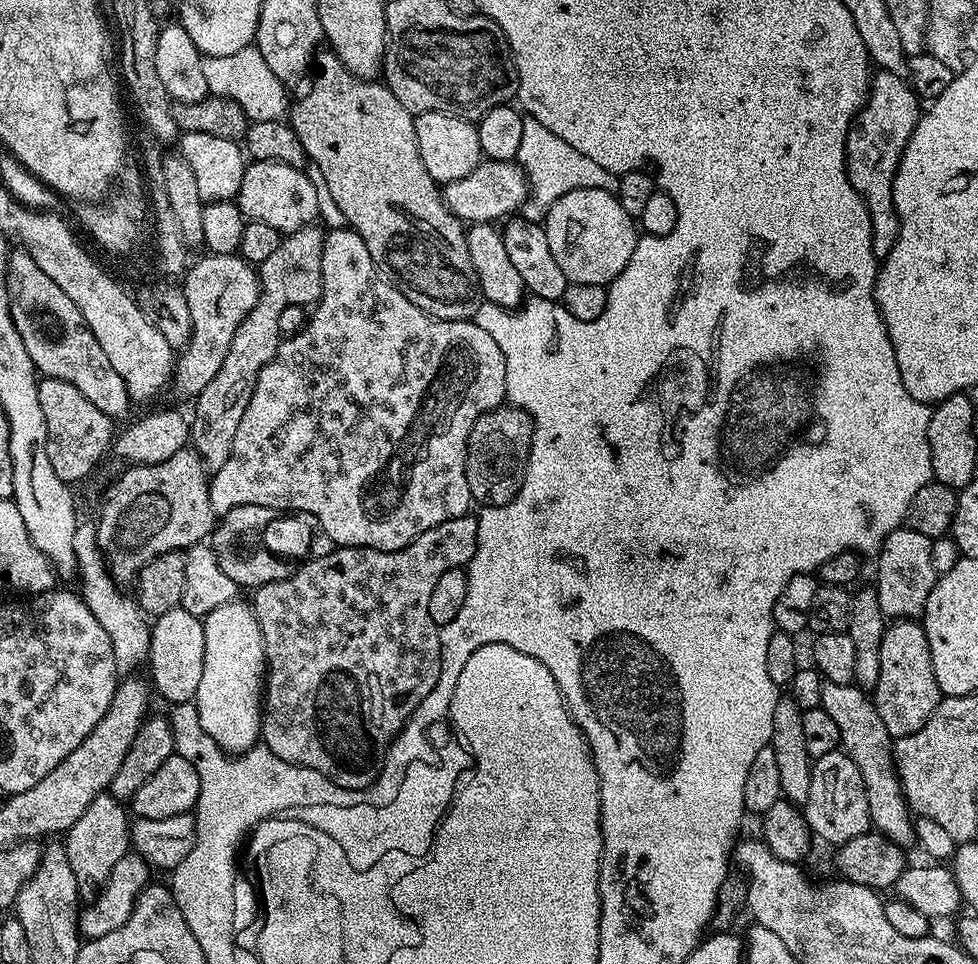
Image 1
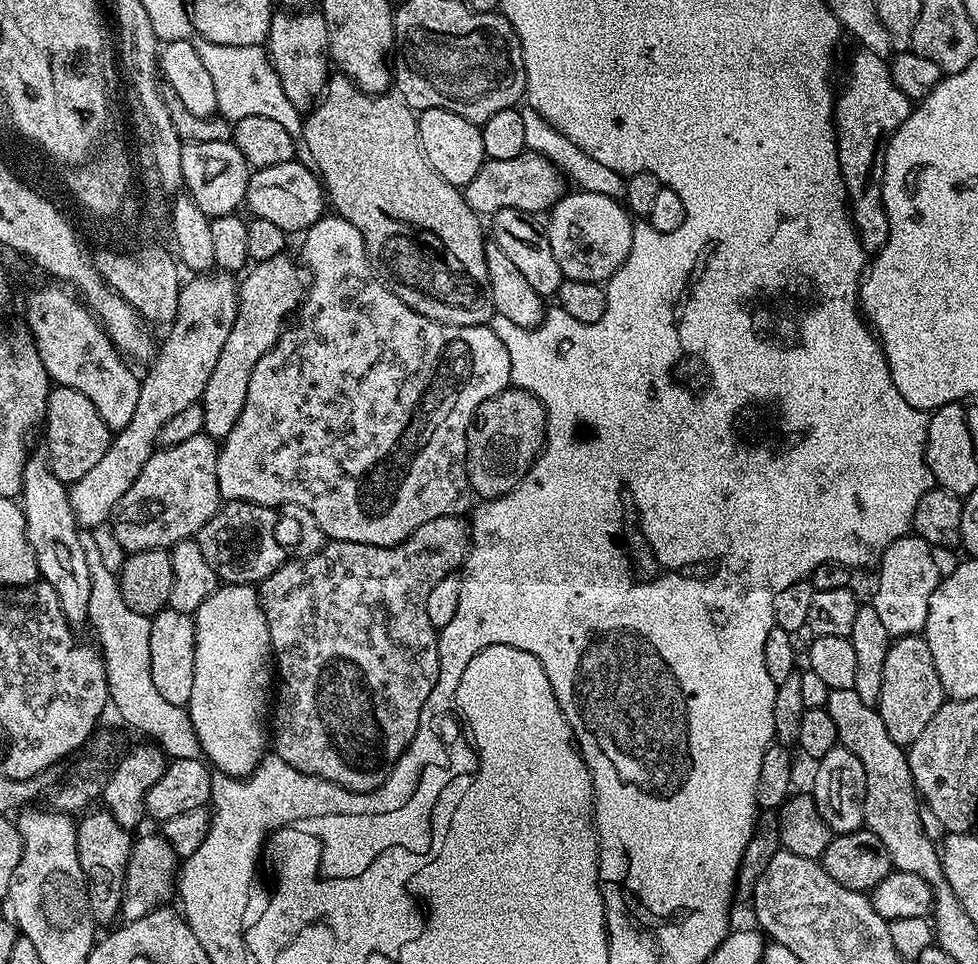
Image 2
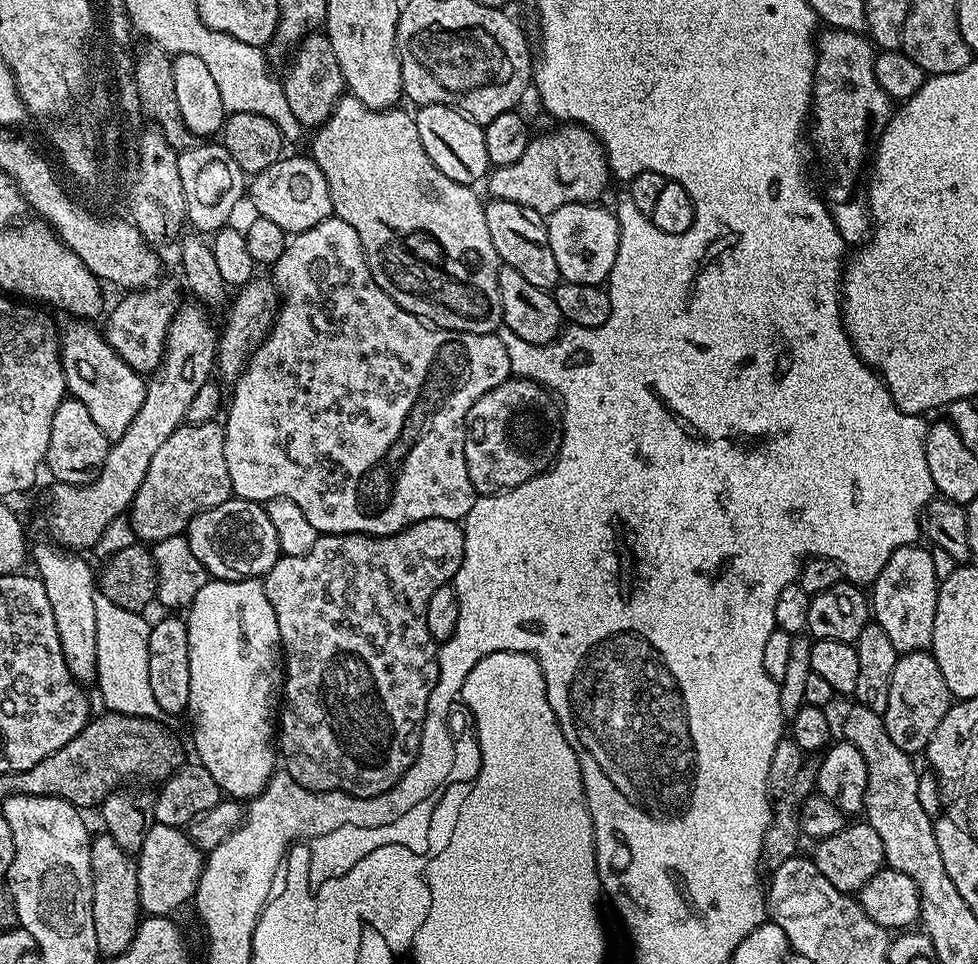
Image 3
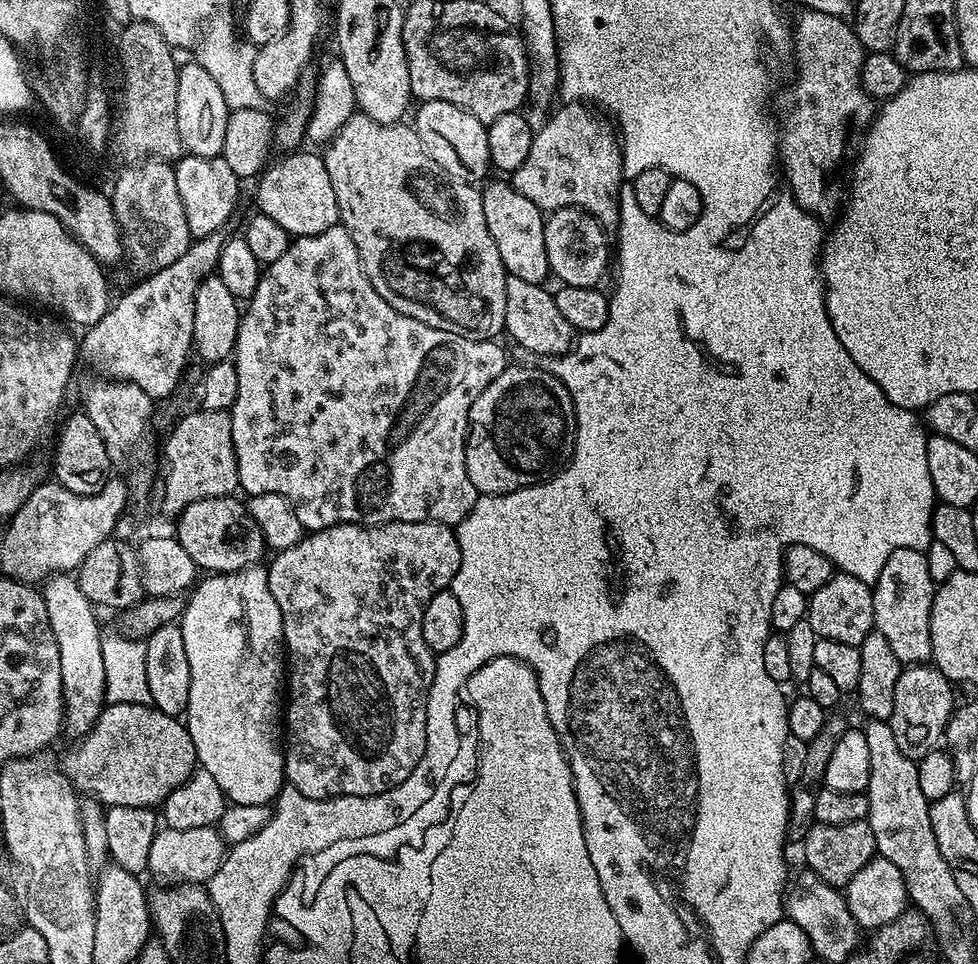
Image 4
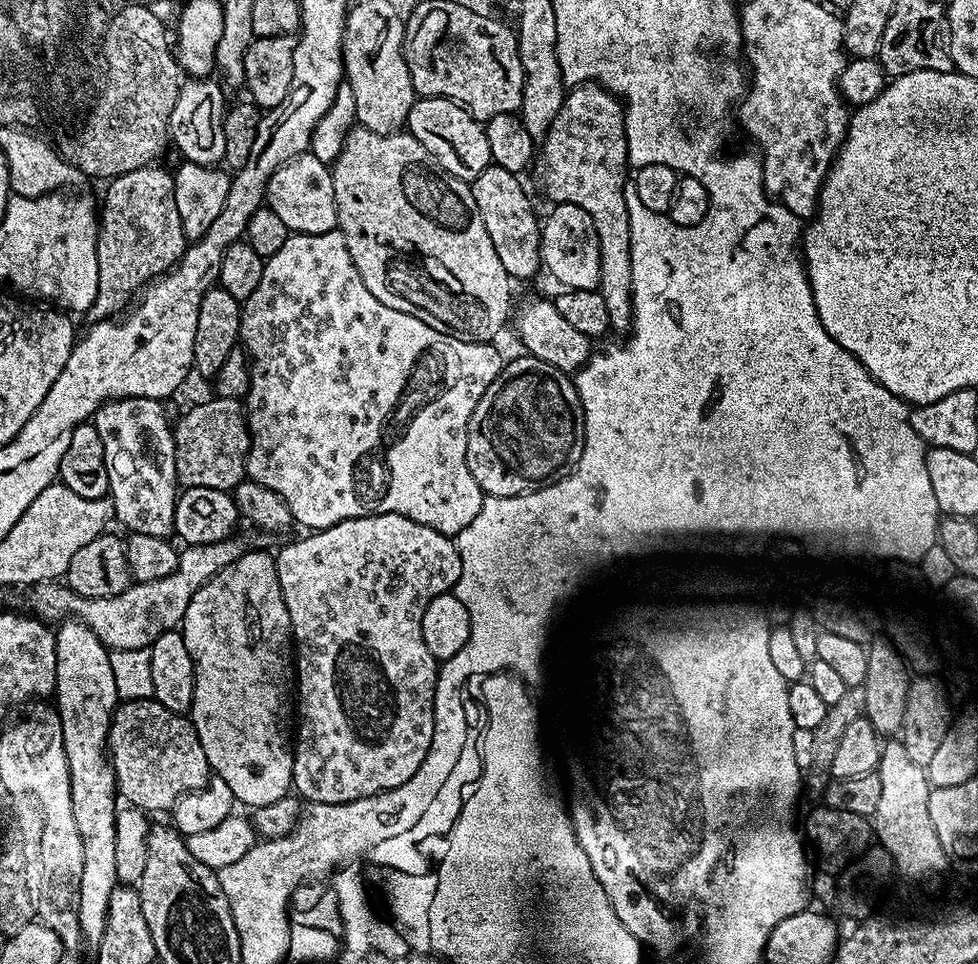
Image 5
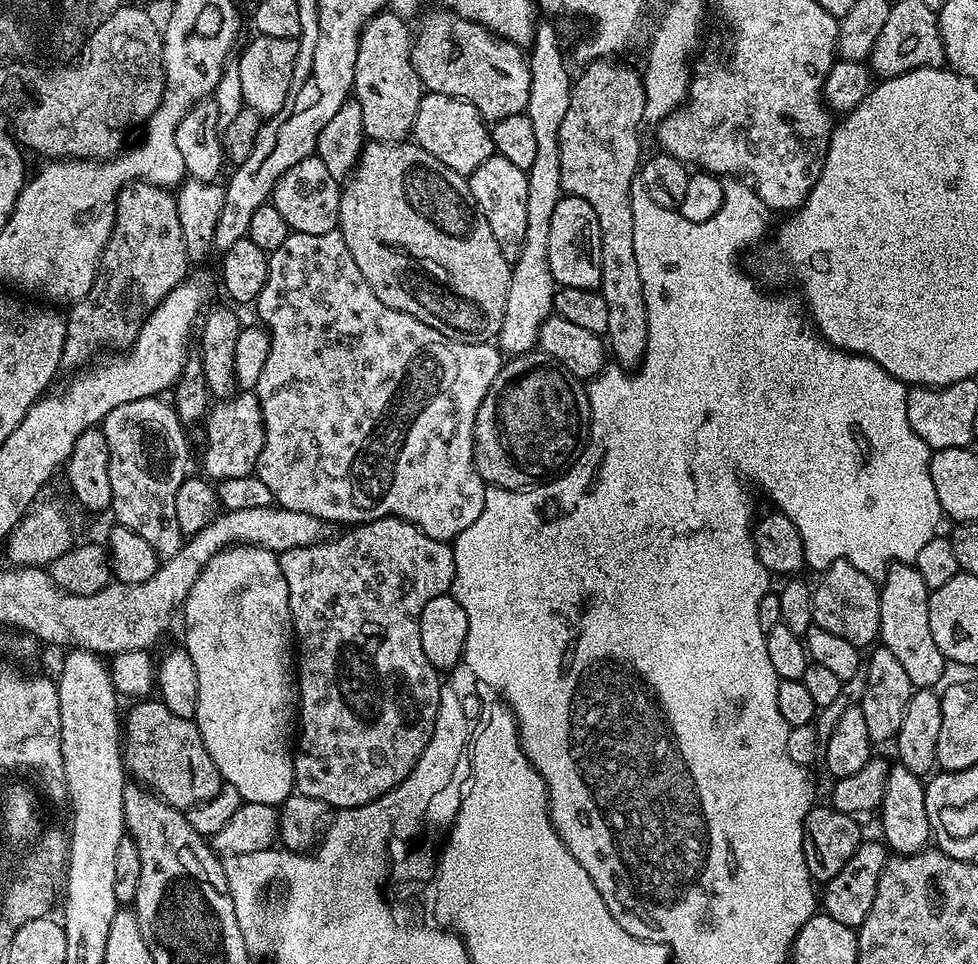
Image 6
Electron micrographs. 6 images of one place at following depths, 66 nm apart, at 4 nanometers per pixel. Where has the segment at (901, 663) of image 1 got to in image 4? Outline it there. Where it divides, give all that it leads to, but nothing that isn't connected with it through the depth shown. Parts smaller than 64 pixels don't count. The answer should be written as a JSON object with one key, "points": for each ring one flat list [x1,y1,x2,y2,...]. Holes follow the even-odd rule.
{"points":[[916,662,901,671,898,686,894,686,894,710,887,722,894,730,898,750,902,750,902,754,906,754,906,758,919,762,926,754,937,751,938,745,945,739,948,720,954,711,952,688,954,689,953,681,945,678,931,663]]}

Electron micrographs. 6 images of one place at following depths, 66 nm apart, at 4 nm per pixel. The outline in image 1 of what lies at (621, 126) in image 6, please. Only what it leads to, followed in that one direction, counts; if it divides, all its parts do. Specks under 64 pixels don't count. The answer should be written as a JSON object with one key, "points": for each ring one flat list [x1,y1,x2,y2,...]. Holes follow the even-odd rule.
{"points":[[484,158,477,168,466,174,466,178,443,185,442,195,444,205,465,225,491,224,503,221,523,209,529,196,528,176,516,162]]}

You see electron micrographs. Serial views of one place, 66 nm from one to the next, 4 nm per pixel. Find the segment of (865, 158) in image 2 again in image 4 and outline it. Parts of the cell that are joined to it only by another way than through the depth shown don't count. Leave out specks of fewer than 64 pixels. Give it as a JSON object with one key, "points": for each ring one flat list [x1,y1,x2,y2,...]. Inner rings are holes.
{"points":[[807,10,801,11,800,14,796,20,796,64,800,67,800,73,792,84,792,100,784,104,788,113,784,116,784,124,782,120,782,139,778,144,778,156,782,161,782,176,786,187,798,202,798,206,802,206,802,210,806,210,811,216,828,222,828,219,831,221,838,212,836,196,832,193,832,179,844,160,848,135,851,134,852,128,857,134,865,131,874,115,874,101,865,94,860,81,860,71,866,53,862,42,858,42,855,27,847,19,830,14]]}

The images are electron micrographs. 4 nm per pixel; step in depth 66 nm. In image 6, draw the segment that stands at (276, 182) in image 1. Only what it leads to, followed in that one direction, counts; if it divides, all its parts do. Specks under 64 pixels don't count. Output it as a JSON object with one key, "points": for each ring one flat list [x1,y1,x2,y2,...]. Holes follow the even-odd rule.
{"points":[[315,154,307,156,302,162,290,166,272,191,270,203,286,218,289,229,302,234,326,234,337,231,340,222,341,185,326,170,326,166]]}

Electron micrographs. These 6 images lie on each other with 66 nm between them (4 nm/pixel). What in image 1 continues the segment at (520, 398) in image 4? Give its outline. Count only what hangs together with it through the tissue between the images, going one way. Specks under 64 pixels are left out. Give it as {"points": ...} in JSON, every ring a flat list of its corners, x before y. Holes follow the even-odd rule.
{"points":[[501,406,478,417,470,430,468,439,468,465,466,466,466,482,470,482,470,494,477,505,497,508,516,497,524,481,524,471,528,465,528,455,532,449,532,415,521,408]]}

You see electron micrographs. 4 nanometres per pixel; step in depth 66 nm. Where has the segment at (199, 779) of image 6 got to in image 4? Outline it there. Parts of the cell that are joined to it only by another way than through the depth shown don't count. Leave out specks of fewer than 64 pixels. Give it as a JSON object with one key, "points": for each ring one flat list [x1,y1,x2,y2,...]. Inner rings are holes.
{"points":[[105,703,91,730,73,744,76,745,64,756,64,775,77,793,114,808,130,806,155,809,163,805,164,799,174,790,178,790,178,786,186,783,198,767,194,742,188,733,187,723,170,714,162,714,162,710,153,708,151,703]]}

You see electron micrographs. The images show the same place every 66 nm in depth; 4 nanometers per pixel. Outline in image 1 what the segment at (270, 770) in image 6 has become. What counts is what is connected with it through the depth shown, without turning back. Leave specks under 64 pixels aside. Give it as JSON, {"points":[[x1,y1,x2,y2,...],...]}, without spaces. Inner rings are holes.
{"points":[[237,598,226,602,226,606,218,606,218,610,210,610,208,616,203,617,204,633,206,634,206,658,202,666,202,682,198,682,198,690,196,691,196,713,198,714,198,722,202,726,202,730,206,730,206,734,210,734,210,738,214,738,214,742,219,748,223,748,229,754,239,754,241,752,249,752,250,749,257,747,260,740,260,717,262,715,262,693,266,683,266,665,264,663,264,643,262,642,262,630,258,626,258,618,254,614,251,603,242,602,243,599]]}

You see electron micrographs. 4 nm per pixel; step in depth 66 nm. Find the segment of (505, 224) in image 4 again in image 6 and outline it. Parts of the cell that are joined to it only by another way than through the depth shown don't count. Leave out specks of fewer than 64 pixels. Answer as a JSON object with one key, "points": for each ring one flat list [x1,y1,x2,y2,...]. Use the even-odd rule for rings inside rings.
{"points":[[493,155,478,170,467,177,470,194,474,194,476,208,490,222,490,230,494,230,494,238,498,246,502,246,502,254,509,262,515,262,522,246,526,242,526,190,528,174,518,170,506,158]]}

